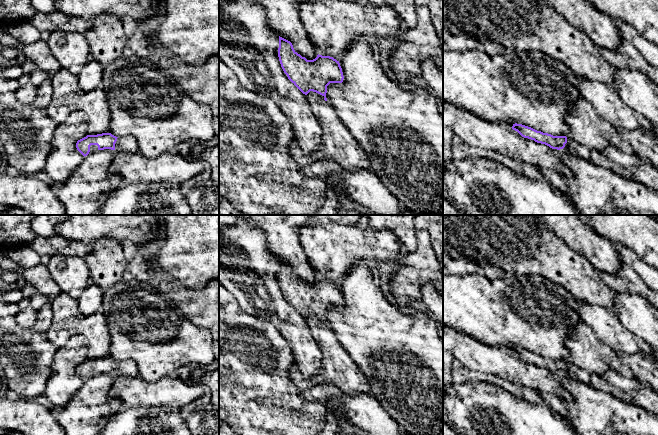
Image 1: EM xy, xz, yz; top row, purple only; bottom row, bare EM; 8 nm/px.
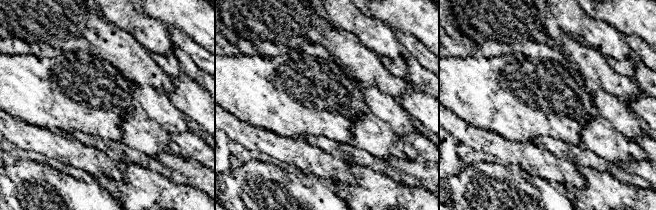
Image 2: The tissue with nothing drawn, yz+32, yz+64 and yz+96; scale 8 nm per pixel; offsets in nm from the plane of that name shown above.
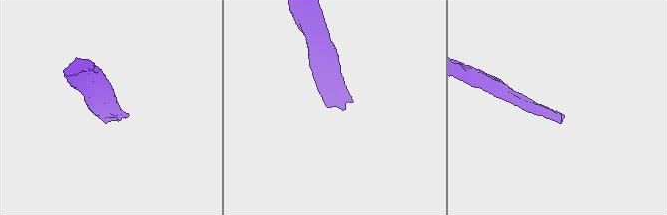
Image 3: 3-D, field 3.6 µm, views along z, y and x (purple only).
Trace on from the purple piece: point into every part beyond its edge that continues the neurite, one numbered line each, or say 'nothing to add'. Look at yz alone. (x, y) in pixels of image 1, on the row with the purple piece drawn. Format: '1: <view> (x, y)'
1: yz (573, 148)

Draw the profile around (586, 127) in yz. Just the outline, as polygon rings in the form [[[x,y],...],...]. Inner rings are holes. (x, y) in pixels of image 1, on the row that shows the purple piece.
[[[583,99],[571,105],[565,123],[569,129],[567,137],[585,147],[602,151],[614,146],[627,154],[633,153],[633,147],[621,137],[615,126],[600,117],[592,104]]]

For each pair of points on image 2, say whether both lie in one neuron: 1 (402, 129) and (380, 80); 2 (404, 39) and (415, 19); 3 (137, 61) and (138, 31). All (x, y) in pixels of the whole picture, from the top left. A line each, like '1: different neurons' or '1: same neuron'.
1: different neurons
2: different neurons
3: different neurons

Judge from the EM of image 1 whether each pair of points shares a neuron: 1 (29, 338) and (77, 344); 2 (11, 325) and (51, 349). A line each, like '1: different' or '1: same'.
1: different
2: same

